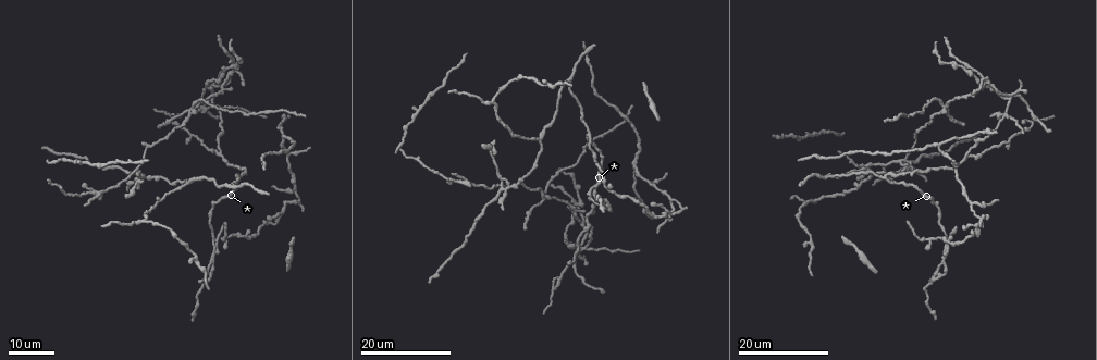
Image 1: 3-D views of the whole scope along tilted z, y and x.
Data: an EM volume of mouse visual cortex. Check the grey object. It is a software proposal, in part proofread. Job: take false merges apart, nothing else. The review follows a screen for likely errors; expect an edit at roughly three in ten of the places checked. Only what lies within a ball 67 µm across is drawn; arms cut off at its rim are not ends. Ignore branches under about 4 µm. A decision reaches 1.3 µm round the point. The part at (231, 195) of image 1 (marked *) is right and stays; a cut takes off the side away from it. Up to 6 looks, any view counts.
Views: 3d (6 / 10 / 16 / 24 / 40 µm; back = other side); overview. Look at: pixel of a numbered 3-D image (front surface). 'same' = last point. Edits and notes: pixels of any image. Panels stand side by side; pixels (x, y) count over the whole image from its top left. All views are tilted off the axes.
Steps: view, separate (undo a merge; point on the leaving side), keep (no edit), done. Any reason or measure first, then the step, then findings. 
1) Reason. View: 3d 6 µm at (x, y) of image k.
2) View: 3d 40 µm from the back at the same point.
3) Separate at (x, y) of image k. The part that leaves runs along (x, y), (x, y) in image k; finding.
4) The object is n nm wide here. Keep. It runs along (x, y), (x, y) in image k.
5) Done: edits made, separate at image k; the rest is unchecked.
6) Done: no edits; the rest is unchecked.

Three arms meet. View: 3d 24 µm at (213, 260) of image 1.

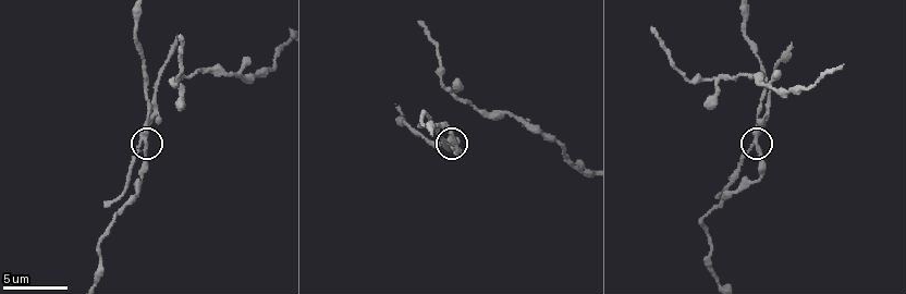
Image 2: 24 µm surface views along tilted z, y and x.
View: 3d 6 µm at (142, 138) of image 2.

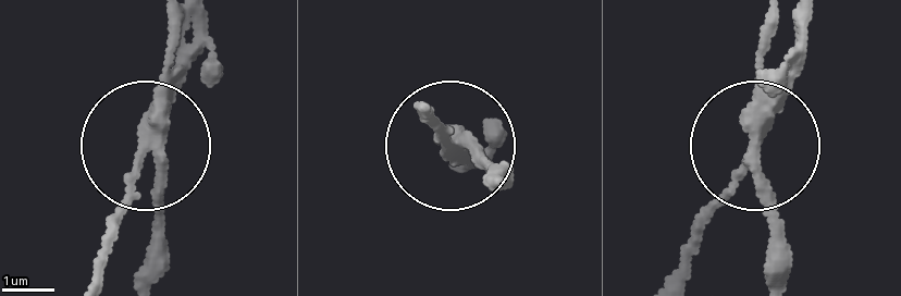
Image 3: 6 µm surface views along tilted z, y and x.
3 arms meet here. Separate at (196, 40) of image 3. The part that leaves runs along (766, 103), (799, 58), (800, 20) in image 3; two neurons meet here.

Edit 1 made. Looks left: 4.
Redraw. View: overview.

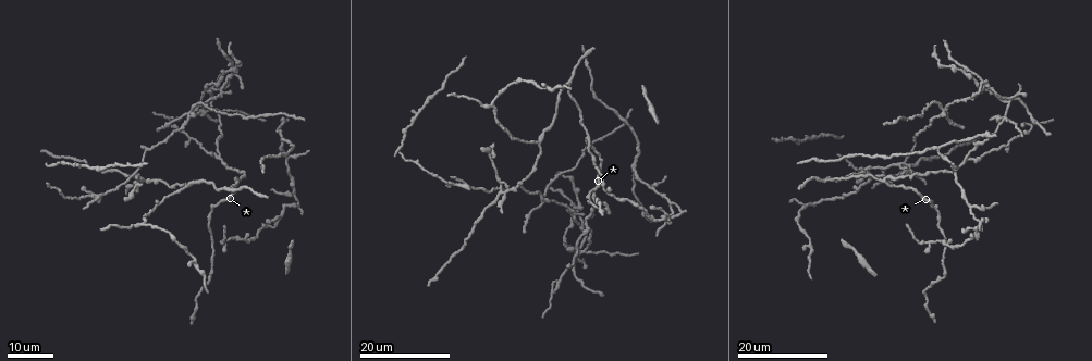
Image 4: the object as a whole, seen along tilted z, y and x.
Calibre changes. View: 3d 24 µm at (231, 236) of image 4.

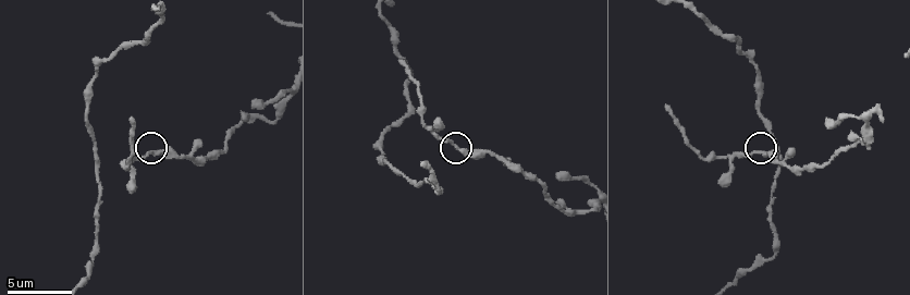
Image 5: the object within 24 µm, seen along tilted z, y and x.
Closer look. View: 3d 10 µm at (463, 151) of image 5.

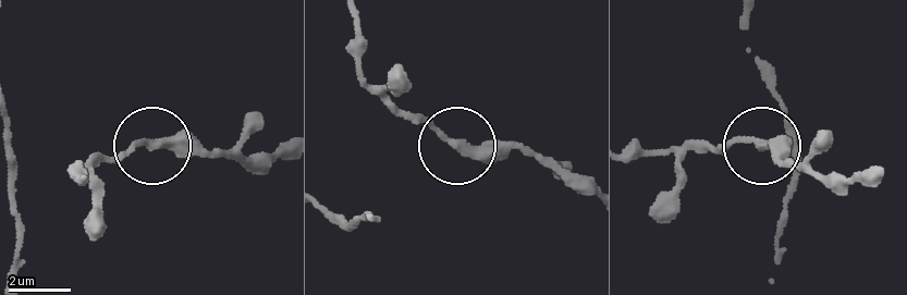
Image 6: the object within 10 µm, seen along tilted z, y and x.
Keep. All the same neuron.

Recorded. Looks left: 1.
Done: edits made, separate at image 3; the rest is unchecked.

